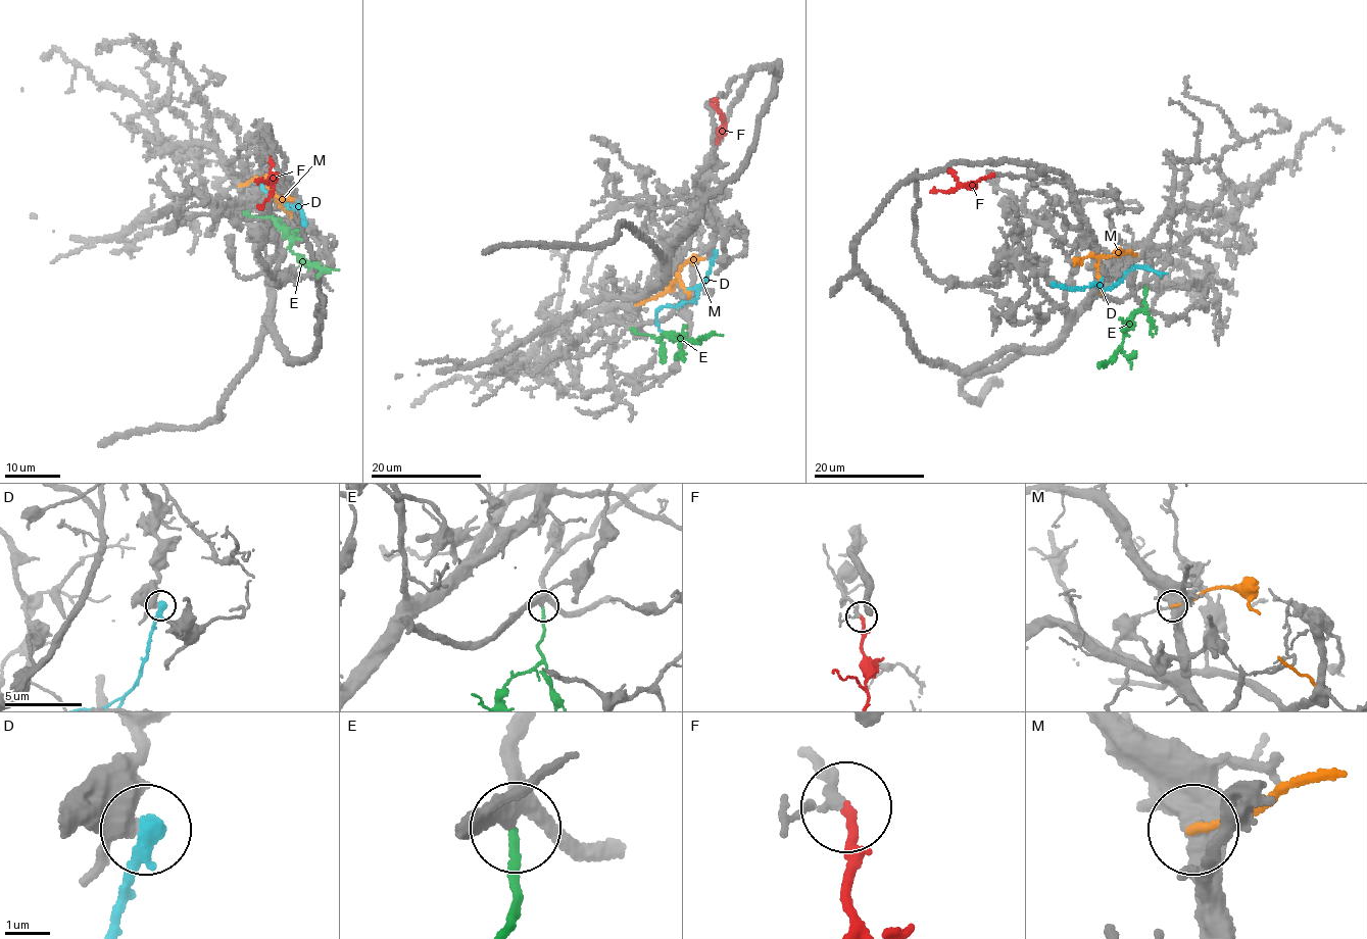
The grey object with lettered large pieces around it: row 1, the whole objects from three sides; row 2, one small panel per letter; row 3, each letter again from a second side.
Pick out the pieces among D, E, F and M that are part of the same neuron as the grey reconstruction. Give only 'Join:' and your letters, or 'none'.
Join: F

